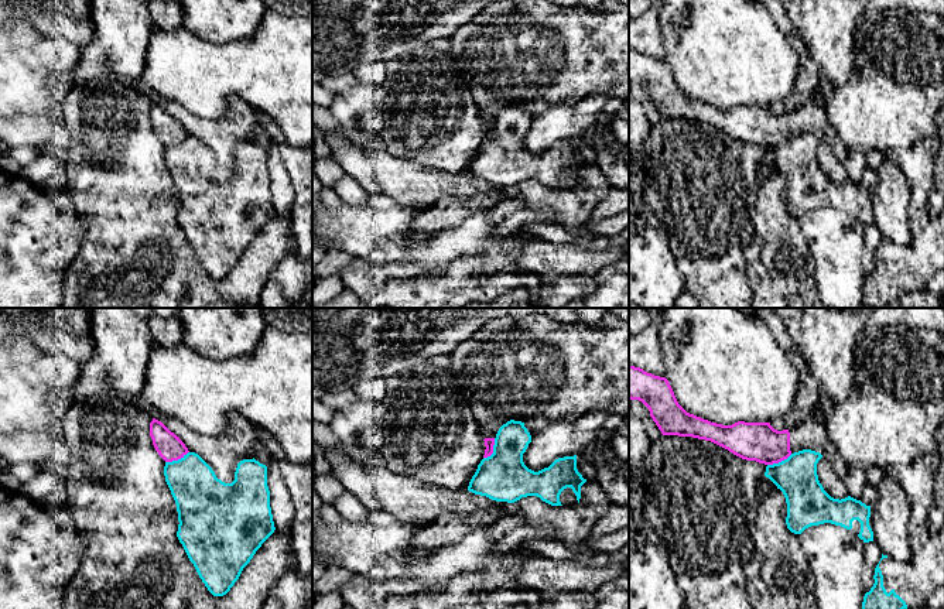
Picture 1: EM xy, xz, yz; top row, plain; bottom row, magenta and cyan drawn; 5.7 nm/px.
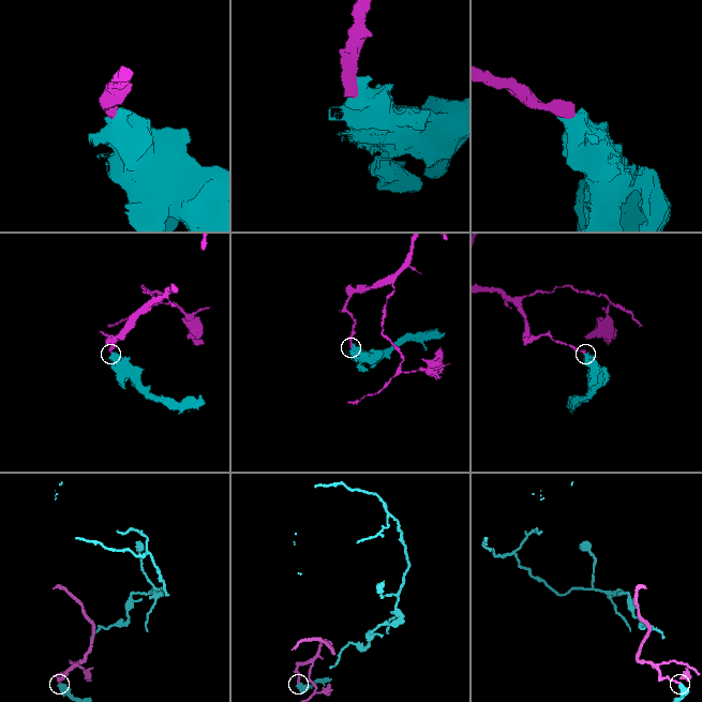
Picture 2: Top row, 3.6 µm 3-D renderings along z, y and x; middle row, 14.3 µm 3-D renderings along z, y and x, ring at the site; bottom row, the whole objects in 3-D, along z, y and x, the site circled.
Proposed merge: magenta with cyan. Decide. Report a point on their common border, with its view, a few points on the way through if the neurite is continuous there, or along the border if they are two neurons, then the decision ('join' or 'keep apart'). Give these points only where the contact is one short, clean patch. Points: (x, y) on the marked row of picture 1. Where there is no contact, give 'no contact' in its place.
contact xy (177, 459); border xy (188, 451), (180, 458), (166, 462); keep apart

